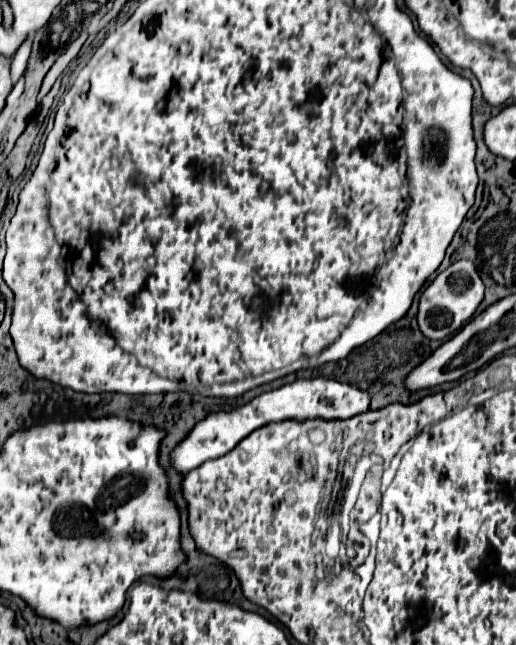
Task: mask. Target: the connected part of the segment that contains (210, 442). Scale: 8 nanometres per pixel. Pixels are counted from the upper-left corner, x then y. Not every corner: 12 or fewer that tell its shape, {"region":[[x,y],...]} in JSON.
{"region":[[299,378],[231,412],[209,414],[173,450],[187,474],[281,420],[345,420],[369,394]]}

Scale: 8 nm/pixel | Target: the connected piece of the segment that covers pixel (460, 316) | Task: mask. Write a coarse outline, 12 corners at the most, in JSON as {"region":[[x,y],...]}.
{"region":[[469,260],[453,262],[419,298],[431,340],[459,332],[483,300]]}

